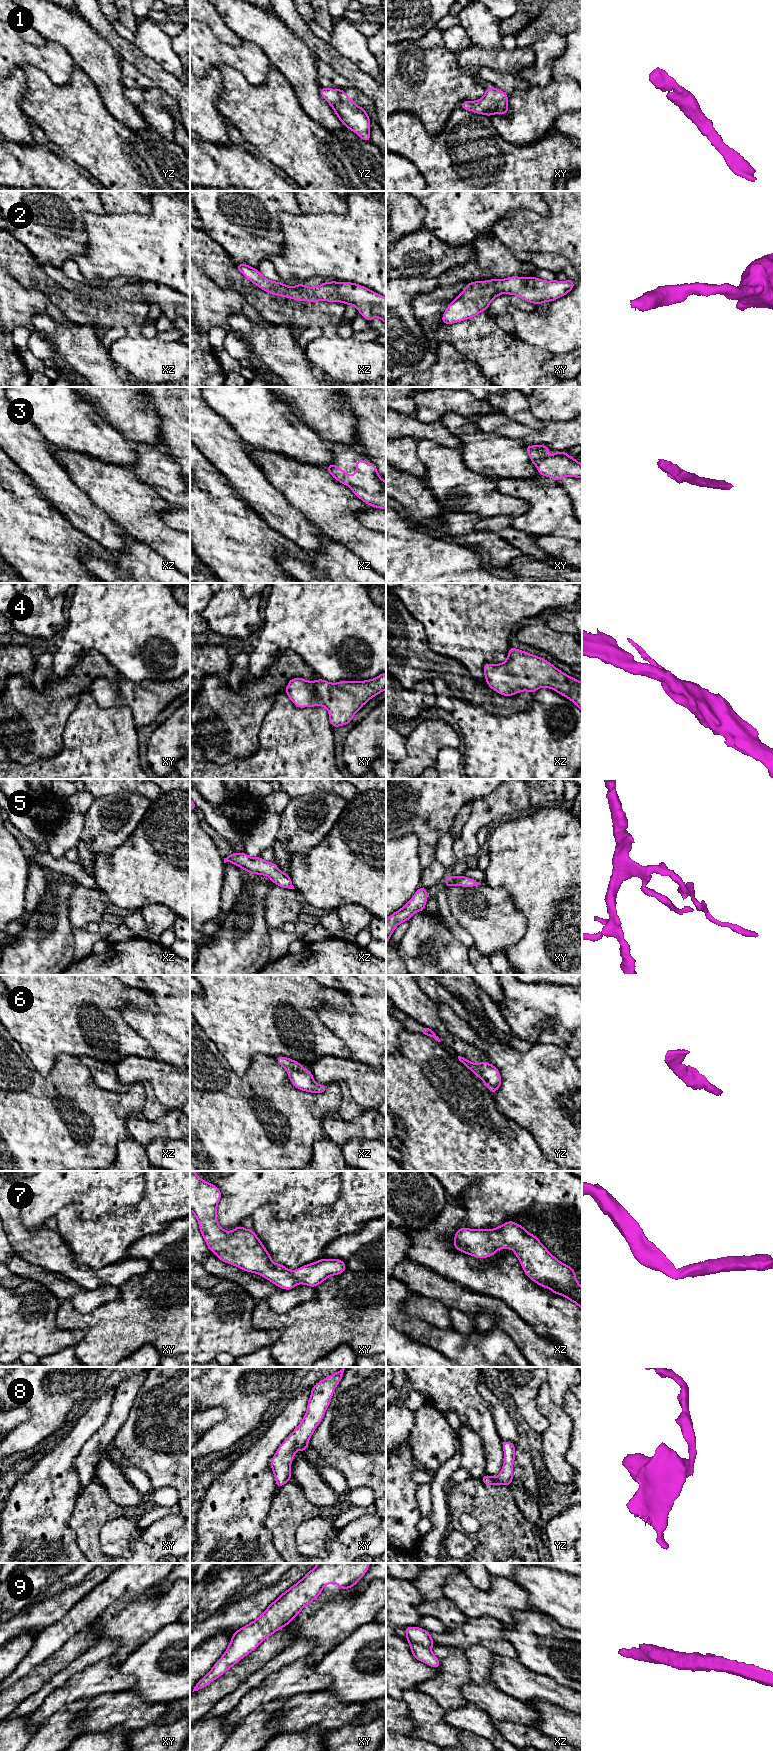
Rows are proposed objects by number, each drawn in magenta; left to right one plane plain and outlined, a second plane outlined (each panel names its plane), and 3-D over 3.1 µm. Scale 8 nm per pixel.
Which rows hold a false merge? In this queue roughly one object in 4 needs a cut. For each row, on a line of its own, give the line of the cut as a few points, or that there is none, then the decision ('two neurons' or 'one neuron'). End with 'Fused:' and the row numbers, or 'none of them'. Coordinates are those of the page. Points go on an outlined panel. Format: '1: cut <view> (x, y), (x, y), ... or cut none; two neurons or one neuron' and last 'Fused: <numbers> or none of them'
1: cut none; one neuron
2: cut none; one neuron
3: cut none; one neuron
4: cut none; one neuron
5: cut none; one neuron
6: cut none; one neuron
7: cut none; one neuron
8: cut none; one neuron
9: cut none; one neuron
Fused: none of them

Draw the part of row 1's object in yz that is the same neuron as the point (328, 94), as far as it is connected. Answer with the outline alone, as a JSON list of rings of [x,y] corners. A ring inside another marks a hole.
[[[322,88],[320,95],[331,105],[335,114],[348,129],[362,140],[370,141],[370,118],[363,107],[352,101],[344,90]]]

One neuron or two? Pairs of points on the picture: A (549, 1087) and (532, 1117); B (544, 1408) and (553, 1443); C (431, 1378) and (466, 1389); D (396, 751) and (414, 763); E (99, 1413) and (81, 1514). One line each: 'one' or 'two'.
A: one
B: one
C: one
D: two
E: two

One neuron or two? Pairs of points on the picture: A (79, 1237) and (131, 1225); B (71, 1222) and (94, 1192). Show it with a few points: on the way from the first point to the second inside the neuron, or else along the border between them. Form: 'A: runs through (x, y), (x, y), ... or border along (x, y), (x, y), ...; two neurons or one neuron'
A: runs through (92, 1237), (109, 1237), (114, 1232), (118, 1232); one neuron
B: border along (55, 1215), (73, 1204), (82, 1218), (96, 1220); two neurons

